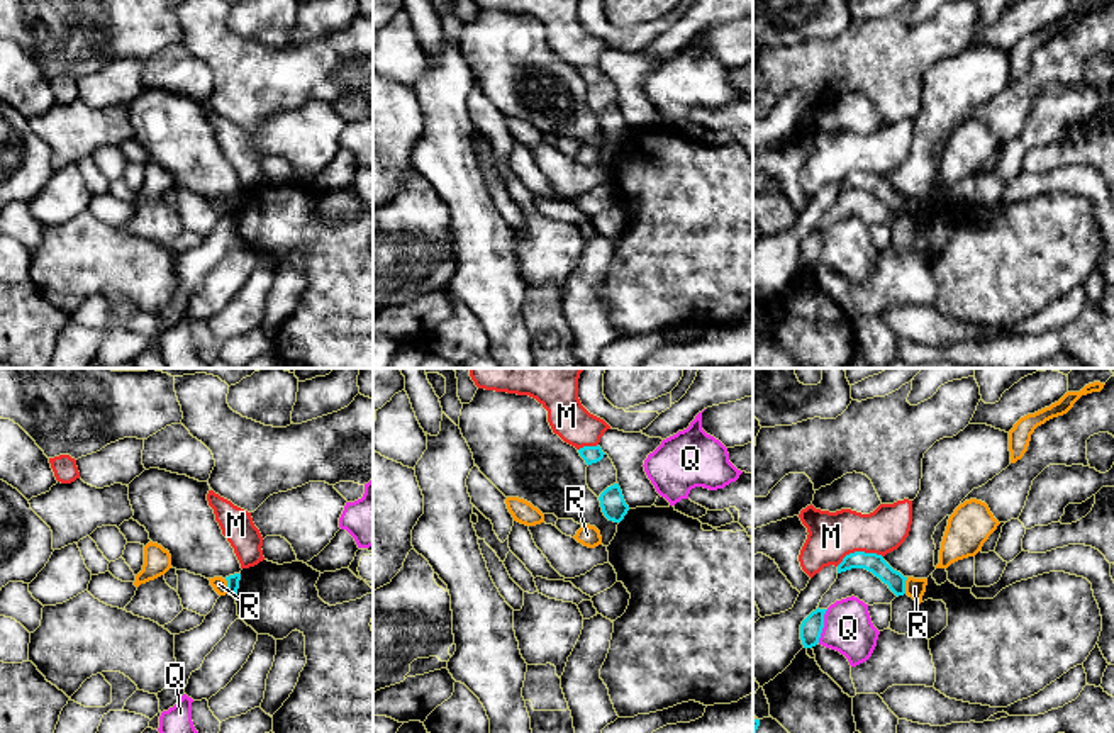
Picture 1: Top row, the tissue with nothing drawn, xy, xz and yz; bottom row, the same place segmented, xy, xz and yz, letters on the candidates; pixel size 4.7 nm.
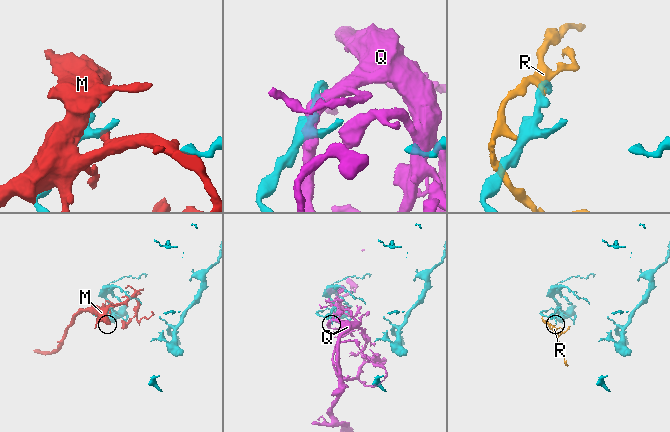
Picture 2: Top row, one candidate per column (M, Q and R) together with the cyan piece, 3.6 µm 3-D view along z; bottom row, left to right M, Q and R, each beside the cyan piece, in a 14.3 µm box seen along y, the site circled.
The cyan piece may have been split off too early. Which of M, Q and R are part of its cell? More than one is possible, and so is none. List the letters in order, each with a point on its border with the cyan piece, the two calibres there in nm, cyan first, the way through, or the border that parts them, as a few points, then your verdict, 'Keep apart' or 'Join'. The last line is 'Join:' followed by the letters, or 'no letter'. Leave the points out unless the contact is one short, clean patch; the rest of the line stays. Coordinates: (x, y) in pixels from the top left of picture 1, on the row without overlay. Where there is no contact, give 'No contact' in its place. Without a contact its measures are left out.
M: Touches cyan at yz (858, 172). Thickness 90 nm (cyan) against 220 nm. Keep apart
Q: Touches cyan at yz (823, 246). Thickness 110 nm (cyan) against 240 nm. Keep apart
R: Touches cyan at yz (904, 206). Thickness 90 nm (cyan) against 100 nm. Boundary: yz (907, 197), (904, 212). Keep apart
Join: no letter

